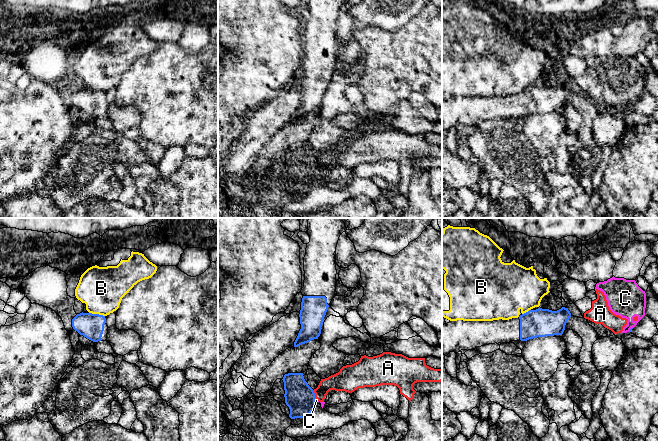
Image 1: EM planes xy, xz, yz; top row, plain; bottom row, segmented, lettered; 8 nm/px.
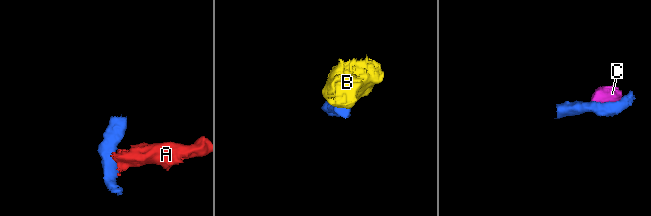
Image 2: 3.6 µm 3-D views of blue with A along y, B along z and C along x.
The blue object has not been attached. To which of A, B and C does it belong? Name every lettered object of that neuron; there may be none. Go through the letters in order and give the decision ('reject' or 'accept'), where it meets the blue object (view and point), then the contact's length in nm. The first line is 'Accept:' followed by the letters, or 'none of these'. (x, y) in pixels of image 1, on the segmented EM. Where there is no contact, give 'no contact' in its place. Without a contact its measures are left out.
Accept: none of these
A: reject; meets blue in xz at (314, 394); contact 70 nm long
B: reject; meets blue in xy at (97, 314); contact 130 nm long
C: reject; meets blue in yz at (630, 329); contact 60 nm long

